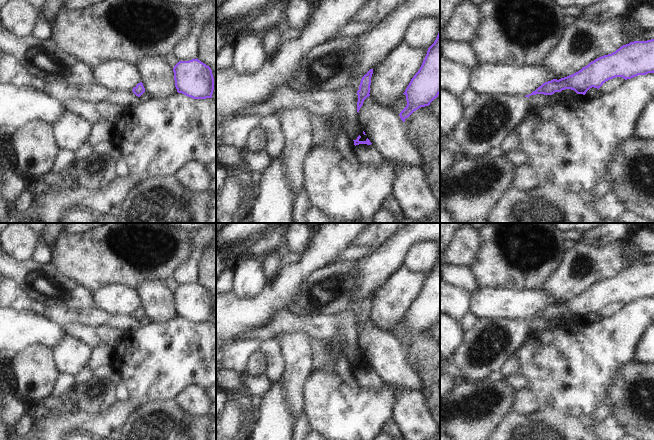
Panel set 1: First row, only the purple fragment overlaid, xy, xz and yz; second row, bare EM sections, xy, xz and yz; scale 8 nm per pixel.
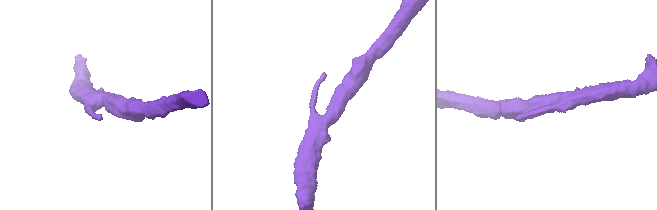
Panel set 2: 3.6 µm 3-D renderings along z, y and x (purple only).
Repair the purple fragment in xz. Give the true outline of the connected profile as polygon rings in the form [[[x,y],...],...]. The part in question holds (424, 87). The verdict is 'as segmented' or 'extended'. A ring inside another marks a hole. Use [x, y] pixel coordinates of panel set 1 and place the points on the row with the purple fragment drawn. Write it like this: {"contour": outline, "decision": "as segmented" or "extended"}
{"contour": [[[440,24],[439,33],[418,72],[411,79],[405,92],[407,105],[399,116],[403,122],[414,111],[429,106],[440,94]]], "decision": "as segmented"}

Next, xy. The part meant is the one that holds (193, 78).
{"contour": [[[200,60],[179,61],[173,68],[175,87],[193,99],[212,98],[214,78],[209,66]]], "decision": "as segmented"}

